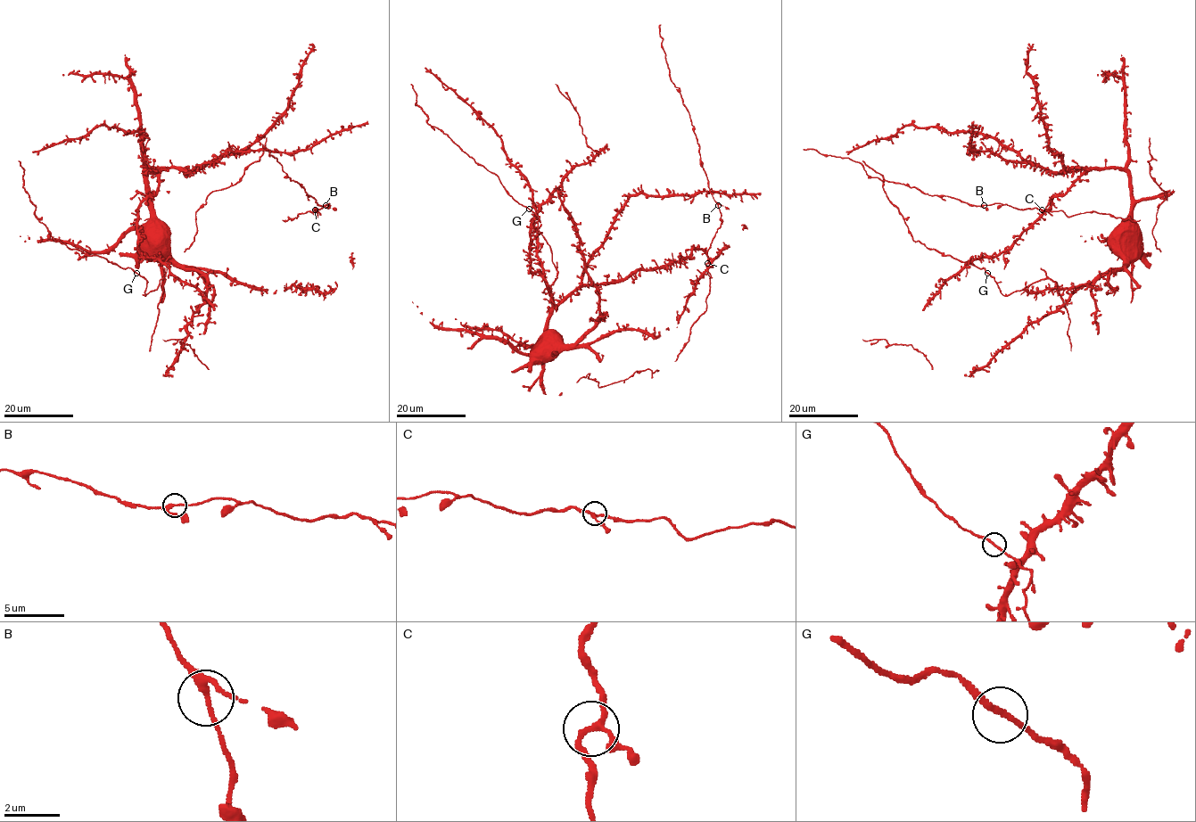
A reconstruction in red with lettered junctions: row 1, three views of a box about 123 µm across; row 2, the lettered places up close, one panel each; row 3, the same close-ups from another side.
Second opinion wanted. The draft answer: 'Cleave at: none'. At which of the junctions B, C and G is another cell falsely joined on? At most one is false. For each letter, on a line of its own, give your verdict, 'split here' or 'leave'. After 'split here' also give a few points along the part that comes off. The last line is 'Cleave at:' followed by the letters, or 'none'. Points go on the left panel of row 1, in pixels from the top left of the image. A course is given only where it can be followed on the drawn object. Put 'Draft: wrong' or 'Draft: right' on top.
Draft: right
B: leave
C: leave
G: leave
Cleave at: none

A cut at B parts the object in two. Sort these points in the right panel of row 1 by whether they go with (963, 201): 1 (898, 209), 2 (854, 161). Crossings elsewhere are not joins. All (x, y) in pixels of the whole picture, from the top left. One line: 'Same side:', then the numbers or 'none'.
Same side: 2

